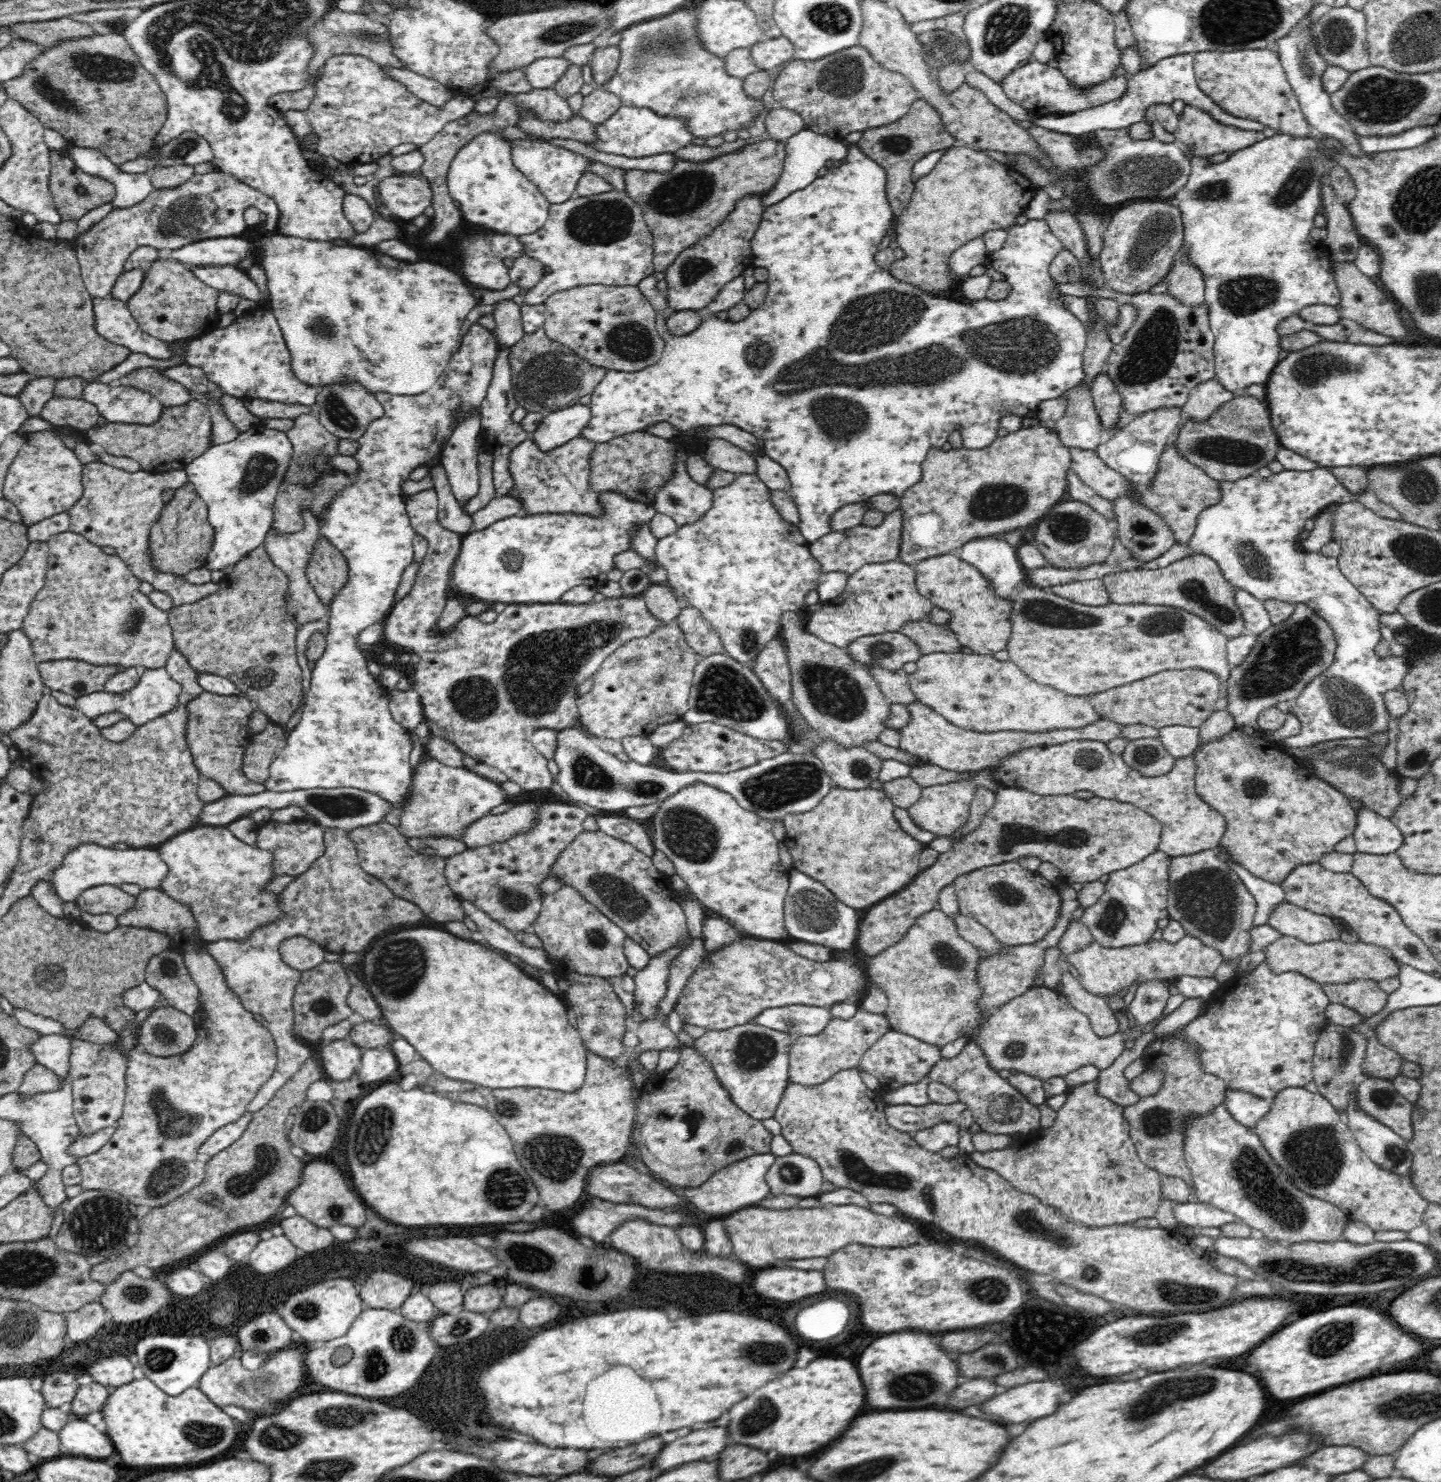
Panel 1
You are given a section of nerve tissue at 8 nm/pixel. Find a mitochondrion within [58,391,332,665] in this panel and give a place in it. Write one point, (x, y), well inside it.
(261, 468)

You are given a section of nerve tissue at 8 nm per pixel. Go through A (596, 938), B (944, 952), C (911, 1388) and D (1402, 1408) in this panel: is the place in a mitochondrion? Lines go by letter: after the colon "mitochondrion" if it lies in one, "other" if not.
A: mitochondrion
B: mitochondrion
C: mitochondrion
D: mitochondrion

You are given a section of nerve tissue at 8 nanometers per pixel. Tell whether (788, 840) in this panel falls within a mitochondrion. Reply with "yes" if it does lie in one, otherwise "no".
no

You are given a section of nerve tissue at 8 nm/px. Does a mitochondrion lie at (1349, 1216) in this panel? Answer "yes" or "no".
no

